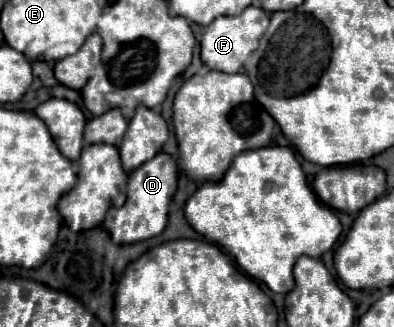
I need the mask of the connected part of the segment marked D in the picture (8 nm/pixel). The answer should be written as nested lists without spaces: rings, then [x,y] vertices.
[[[166,152],[156,154],[152,160],[136,168],[128,178],[128,198],[124,206],[118,208],[102,224],[102,227],[112,236],[112,242],[134,244],[134,242],[158,236],[168,222],[168,206],[176,192],[176,180],[178,180],[178,166],[174,158]]]

